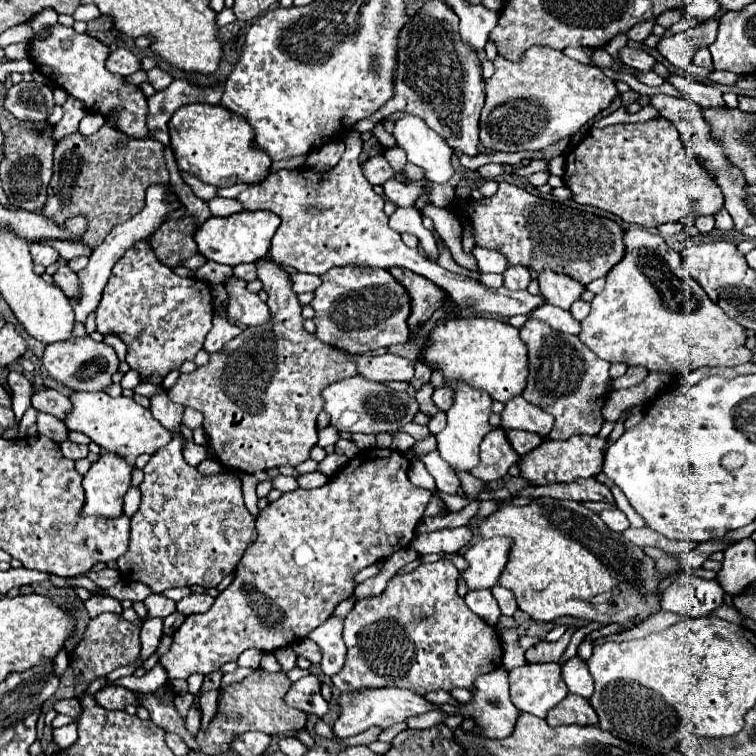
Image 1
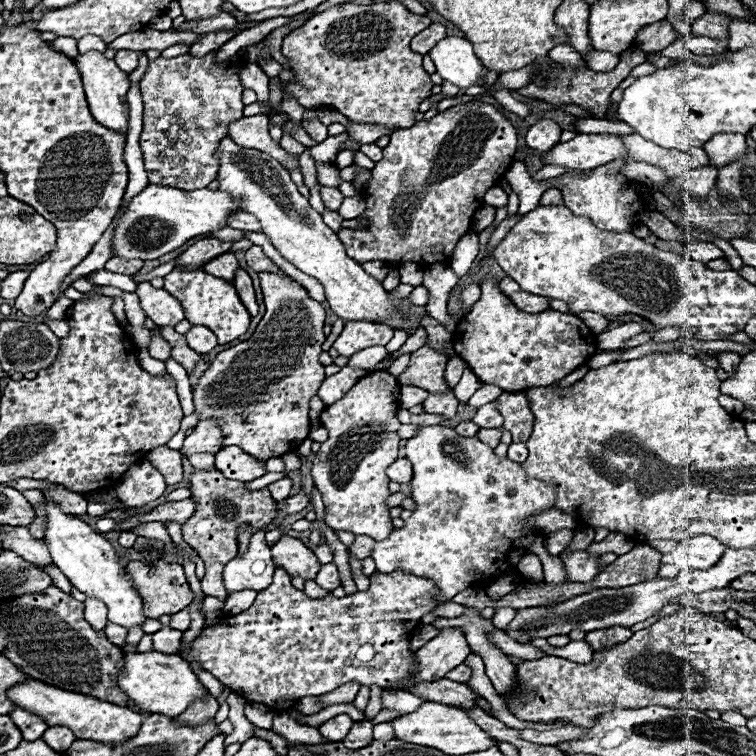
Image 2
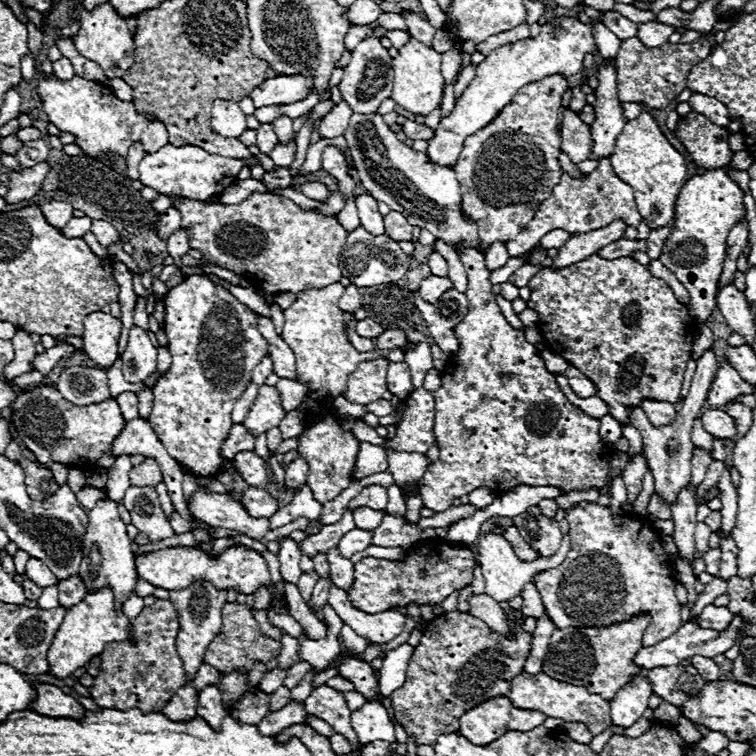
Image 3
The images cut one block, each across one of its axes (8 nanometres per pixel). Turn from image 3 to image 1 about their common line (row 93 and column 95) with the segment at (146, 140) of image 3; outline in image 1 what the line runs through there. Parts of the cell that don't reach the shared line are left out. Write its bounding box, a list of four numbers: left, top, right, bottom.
[28,24,146,138]

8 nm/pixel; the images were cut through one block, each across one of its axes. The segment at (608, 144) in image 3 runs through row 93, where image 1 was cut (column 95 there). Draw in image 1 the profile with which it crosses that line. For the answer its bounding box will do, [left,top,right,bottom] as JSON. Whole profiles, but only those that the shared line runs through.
[84,594,122,618]

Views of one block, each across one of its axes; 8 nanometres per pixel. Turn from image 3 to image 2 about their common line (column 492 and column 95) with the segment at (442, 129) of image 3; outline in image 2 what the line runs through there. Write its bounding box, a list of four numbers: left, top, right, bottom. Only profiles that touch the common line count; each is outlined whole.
[74,52,130,130]

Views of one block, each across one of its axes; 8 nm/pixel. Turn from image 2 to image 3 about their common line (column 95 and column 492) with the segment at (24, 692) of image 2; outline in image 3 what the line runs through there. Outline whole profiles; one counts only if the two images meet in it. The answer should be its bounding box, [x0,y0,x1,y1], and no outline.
[460,696,544,746]

